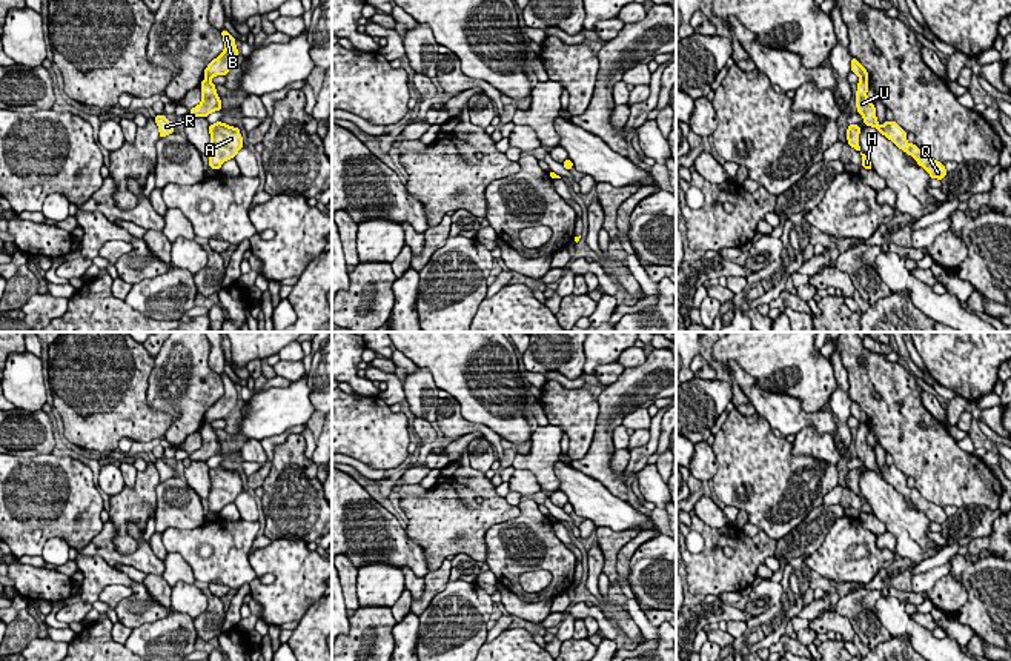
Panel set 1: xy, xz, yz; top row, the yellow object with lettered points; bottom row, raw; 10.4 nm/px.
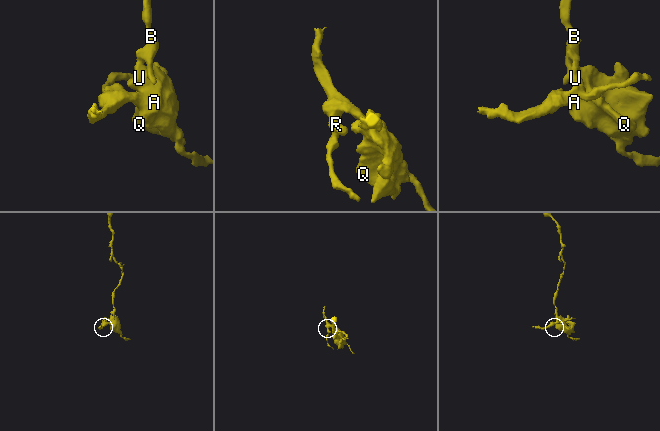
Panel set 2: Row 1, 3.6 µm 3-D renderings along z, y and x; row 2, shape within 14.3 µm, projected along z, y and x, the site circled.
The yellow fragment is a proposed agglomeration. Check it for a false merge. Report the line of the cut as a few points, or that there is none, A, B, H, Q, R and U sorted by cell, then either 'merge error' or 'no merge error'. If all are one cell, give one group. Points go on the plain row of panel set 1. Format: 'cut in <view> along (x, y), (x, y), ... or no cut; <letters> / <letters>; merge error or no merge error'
cut in yz along (861, 421), (865, 423); A H Q R U / B; merge error

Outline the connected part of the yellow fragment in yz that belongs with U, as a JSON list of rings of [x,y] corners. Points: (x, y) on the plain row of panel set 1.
[[[860,423],[857,427],[856,435],[856,452],[857,458],[863,461],[865,470],[876,472],[882,480],[885,480],[888,484],[891,484],[899,493],[910,498],[919,510],[922,510],[931,523],[942,524],[948,515],[943,512],[943,507],[936,506],[934,503],[925,500],[916,487],[910,489],[907,486],[907,477],[893,464],[887,466],[880,470],[876,463],[876,452],[874,447],[871,447],[867,441],[868,435],[868,424]]]

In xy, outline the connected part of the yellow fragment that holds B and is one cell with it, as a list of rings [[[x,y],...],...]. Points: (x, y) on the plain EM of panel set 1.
[[[226,374],[221,375],[221,380],[224,386],[224,395],[207,409],[207,412],[204,414],[206,423],[226,420],[238,403],[235,383]]]

